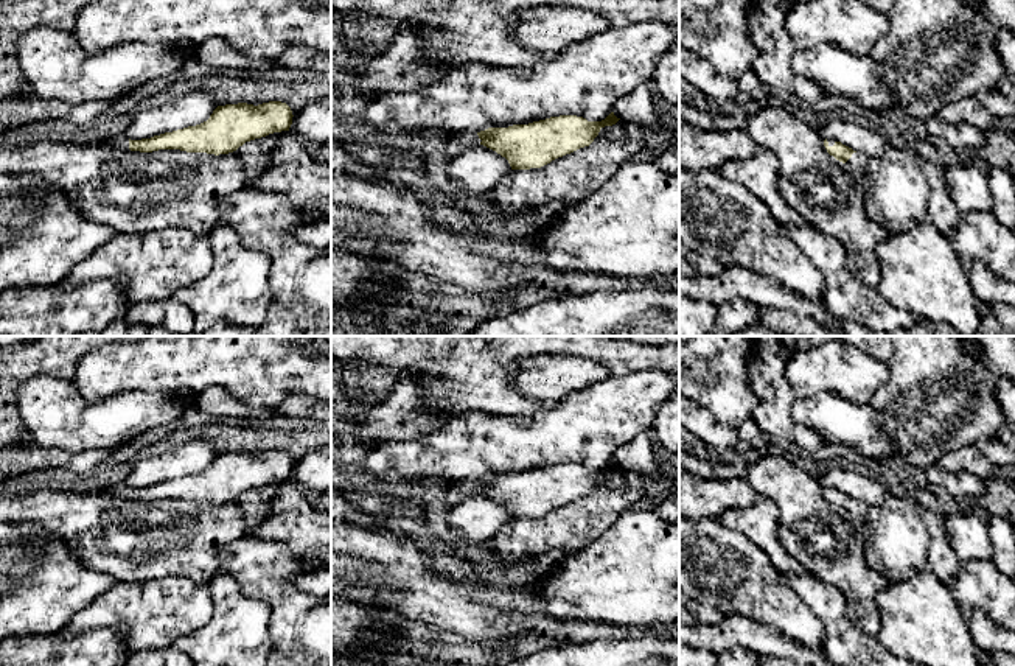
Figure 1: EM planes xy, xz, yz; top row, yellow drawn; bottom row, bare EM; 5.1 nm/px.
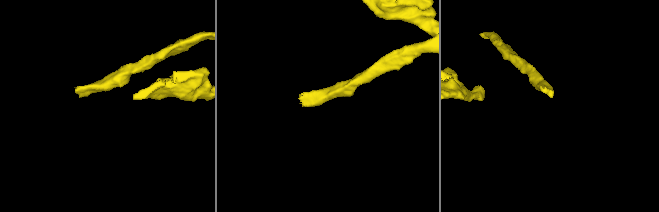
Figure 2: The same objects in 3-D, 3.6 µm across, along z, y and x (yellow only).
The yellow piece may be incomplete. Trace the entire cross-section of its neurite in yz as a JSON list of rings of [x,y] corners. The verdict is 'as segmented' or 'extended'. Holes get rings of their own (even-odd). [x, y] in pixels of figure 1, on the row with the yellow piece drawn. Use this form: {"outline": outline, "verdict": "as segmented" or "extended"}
{"outline": [[[825,138],[824,146],[830,156],[842,162],[858,177],[864,179],[869,174],[869,159],[866,156],[858,154],[852,148],[842,145],[841,142],[835,142],[833,138]]], "verdict": "extended"}

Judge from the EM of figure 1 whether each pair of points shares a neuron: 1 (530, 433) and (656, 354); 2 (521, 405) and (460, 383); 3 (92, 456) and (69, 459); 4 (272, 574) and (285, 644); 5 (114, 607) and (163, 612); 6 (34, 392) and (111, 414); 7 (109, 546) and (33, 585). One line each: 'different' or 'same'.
1: different
2: same
3: same
4: same
5: same
6: same
7: different

